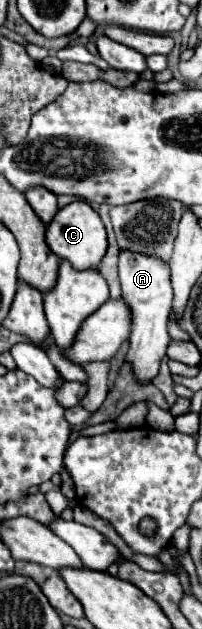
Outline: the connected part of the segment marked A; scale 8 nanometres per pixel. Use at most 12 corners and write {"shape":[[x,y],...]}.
{"shape":[[121,250],[119,278],[133,312],[127,362],[153,380],[171,342],[171,268]]}

